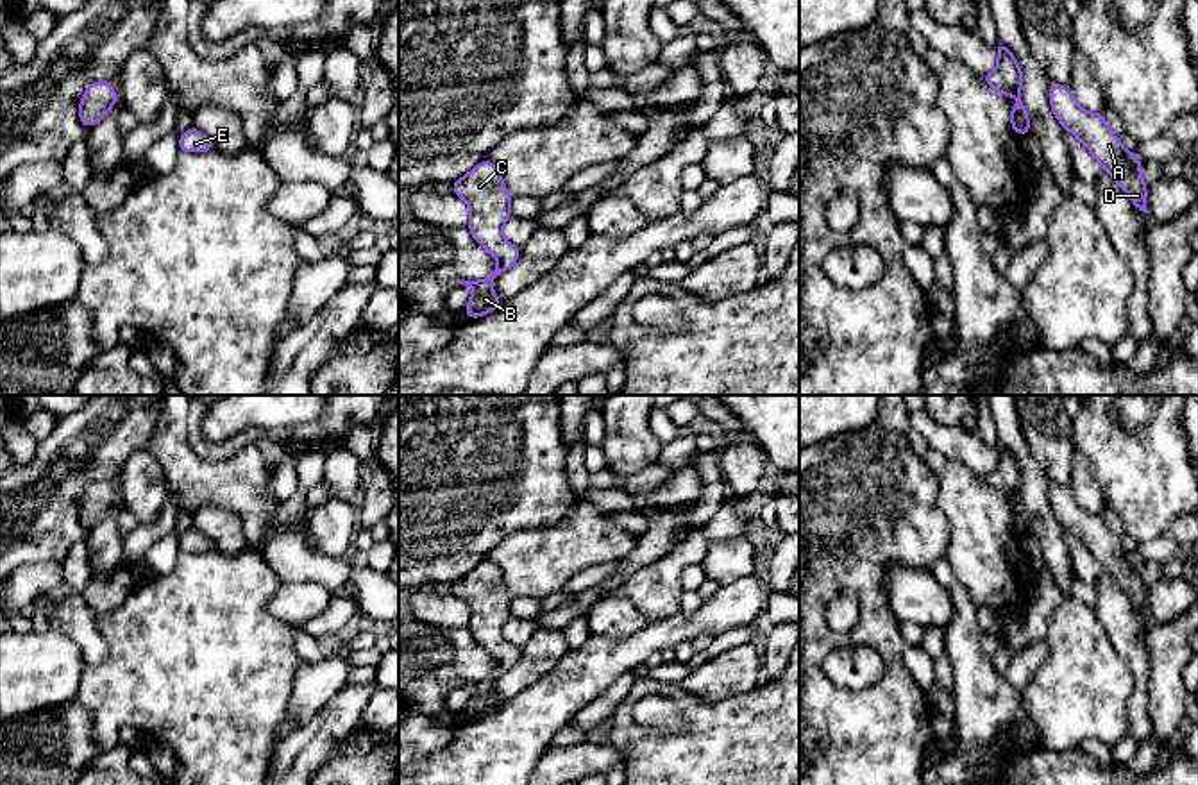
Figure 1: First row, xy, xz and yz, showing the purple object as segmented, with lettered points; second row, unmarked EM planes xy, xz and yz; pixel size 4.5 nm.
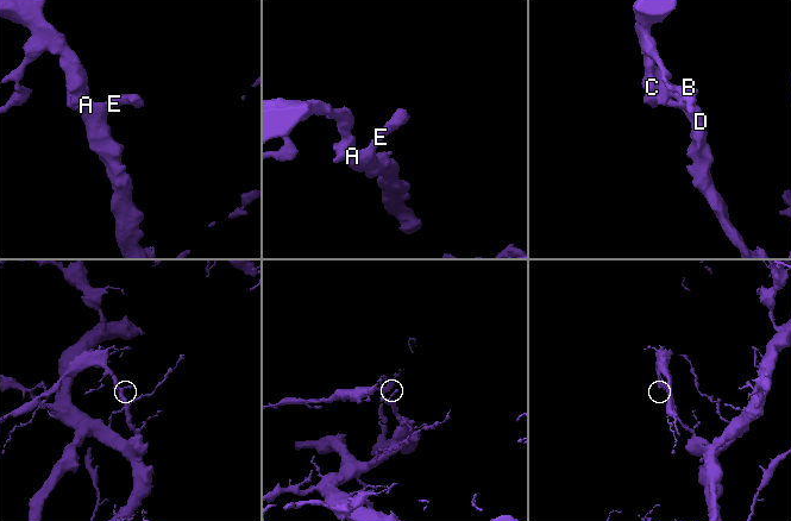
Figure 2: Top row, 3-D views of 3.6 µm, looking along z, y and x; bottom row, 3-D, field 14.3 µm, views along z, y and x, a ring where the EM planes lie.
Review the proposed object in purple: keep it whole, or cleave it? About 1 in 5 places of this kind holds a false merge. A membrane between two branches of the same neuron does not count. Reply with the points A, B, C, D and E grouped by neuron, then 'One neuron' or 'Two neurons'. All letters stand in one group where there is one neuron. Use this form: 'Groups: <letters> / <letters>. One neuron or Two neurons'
Groups: A B C D E. One neuron

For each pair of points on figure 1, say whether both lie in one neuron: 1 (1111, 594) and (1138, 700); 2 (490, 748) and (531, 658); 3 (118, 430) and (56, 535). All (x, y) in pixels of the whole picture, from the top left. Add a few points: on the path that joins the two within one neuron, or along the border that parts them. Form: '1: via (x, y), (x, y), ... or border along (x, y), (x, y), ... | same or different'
1: via (1122, 621), (1138, 655), (1139, 673) | same
2: border along (549, 669), (503, 701) | different
3: via (90, 447), (59, 478), (56, 506) | same

